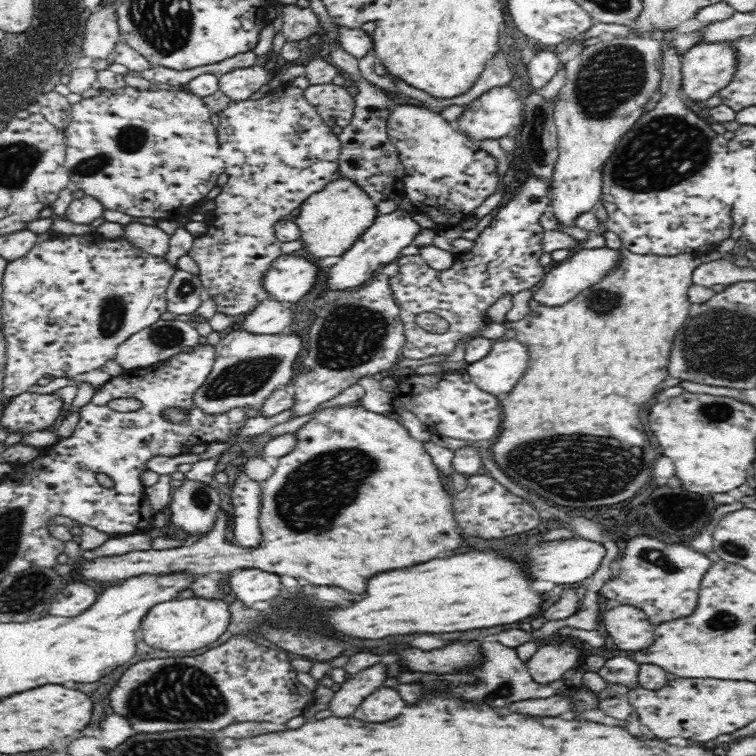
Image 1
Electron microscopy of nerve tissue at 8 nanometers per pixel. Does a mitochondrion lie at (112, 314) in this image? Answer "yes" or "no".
yes

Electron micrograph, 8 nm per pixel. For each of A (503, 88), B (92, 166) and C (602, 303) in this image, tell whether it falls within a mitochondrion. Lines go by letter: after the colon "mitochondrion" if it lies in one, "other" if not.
A: other
B: mitochondrion
C: mitochondrion

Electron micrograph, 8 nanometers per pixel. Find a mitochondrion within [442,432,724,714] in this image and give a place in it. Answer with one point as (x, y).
(649, 552)

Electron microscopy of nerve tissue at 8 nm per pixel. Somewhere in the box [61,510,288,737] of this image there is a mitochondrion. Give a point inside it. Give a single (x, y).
(179, 693)

